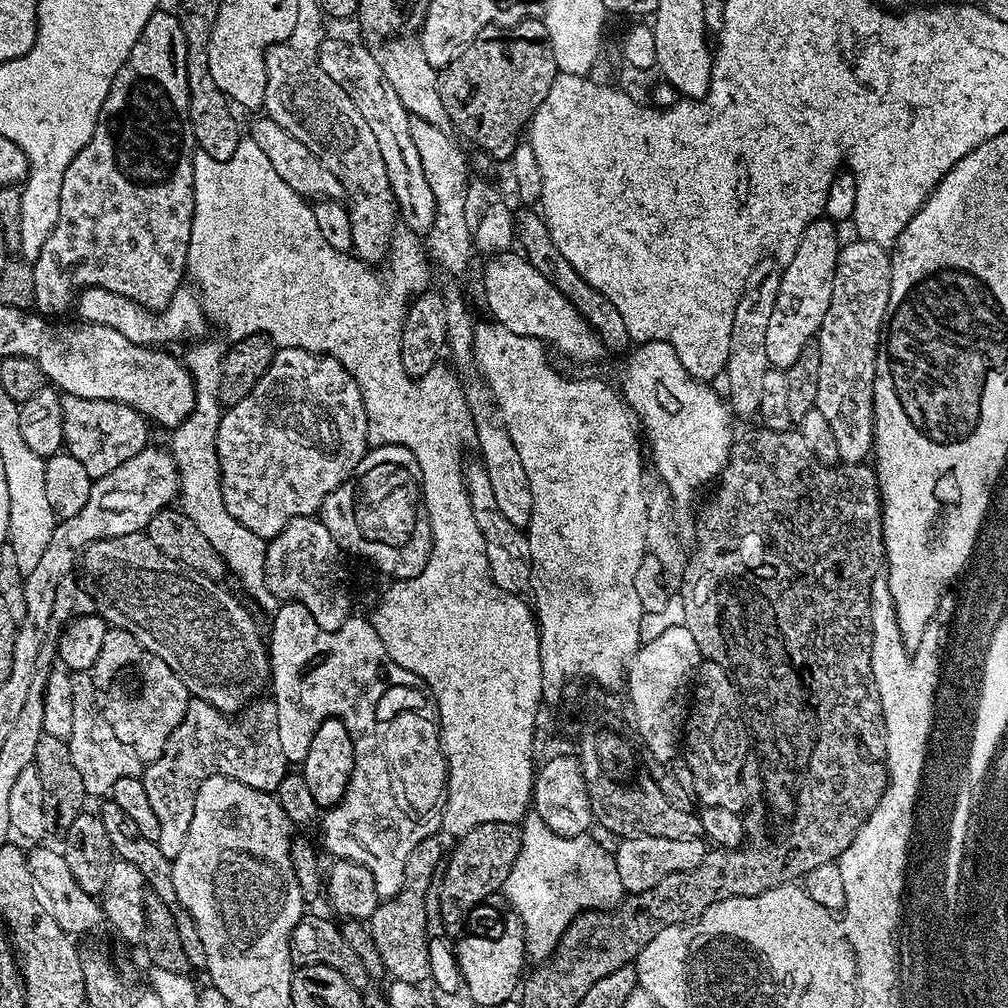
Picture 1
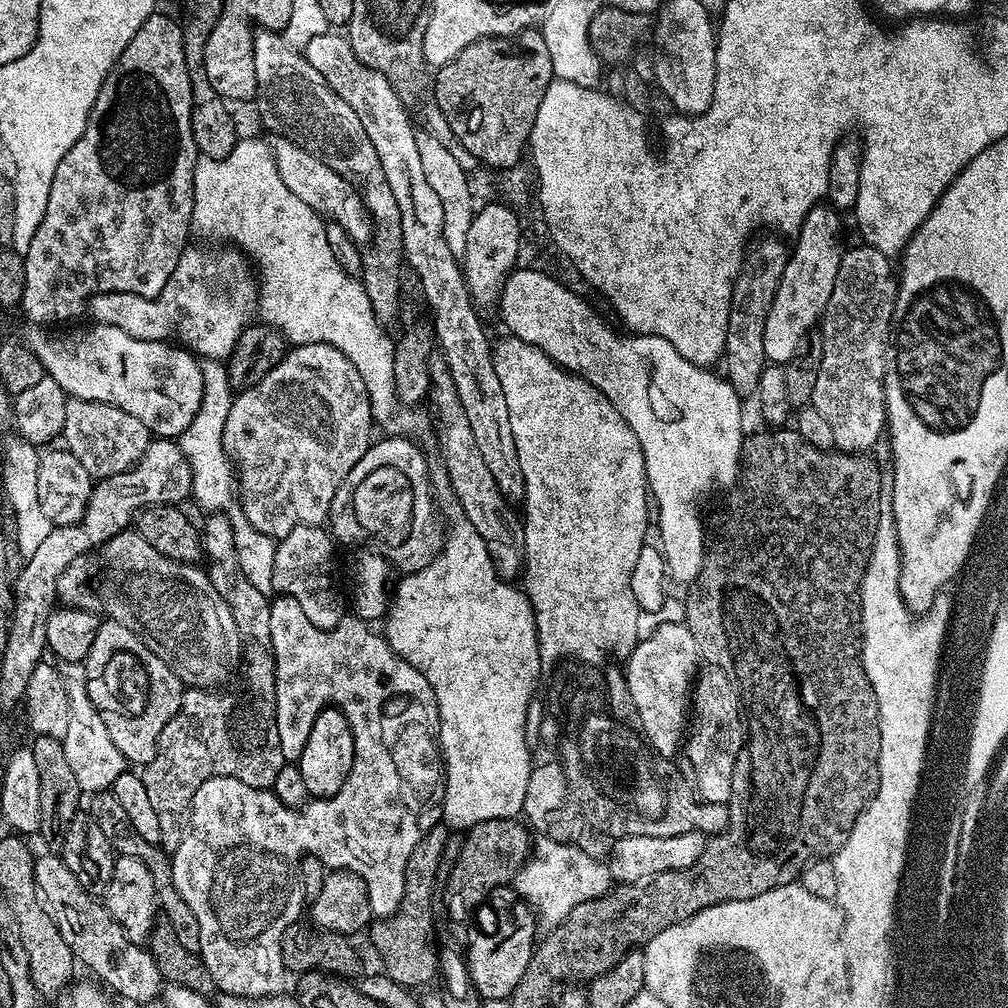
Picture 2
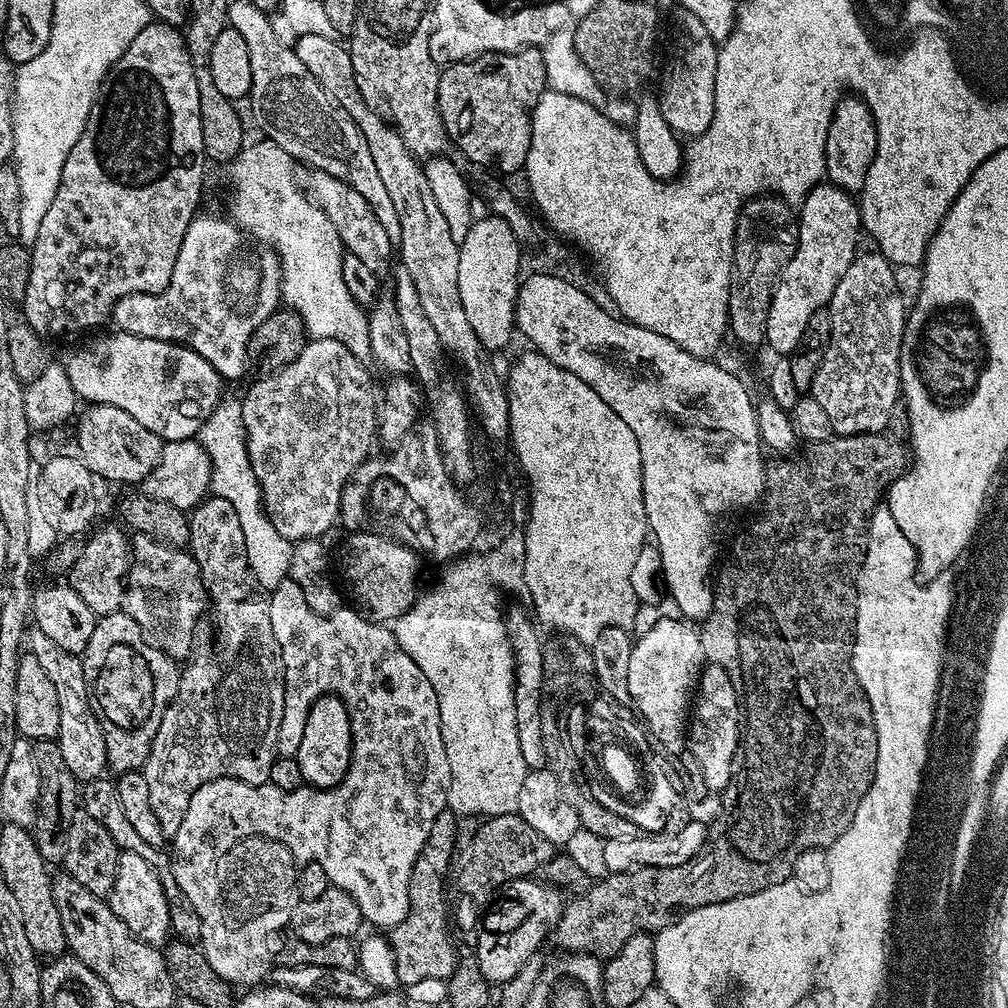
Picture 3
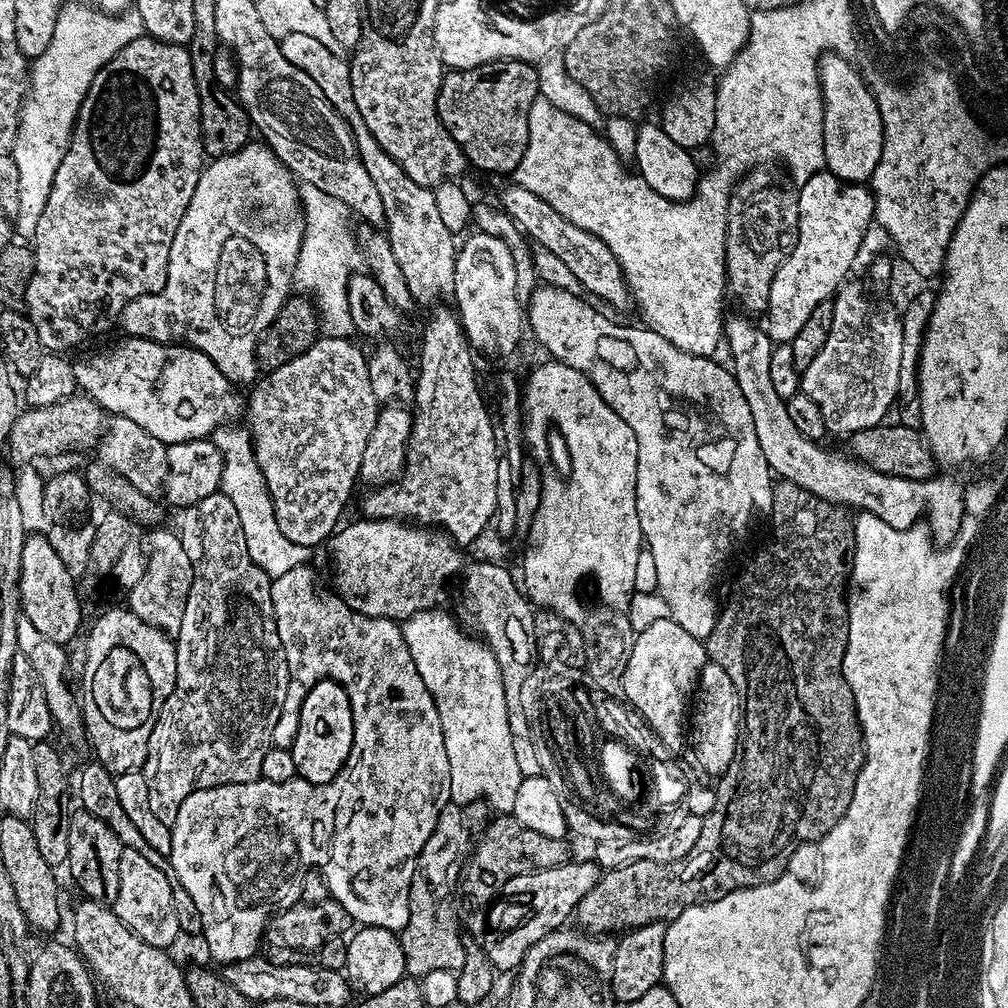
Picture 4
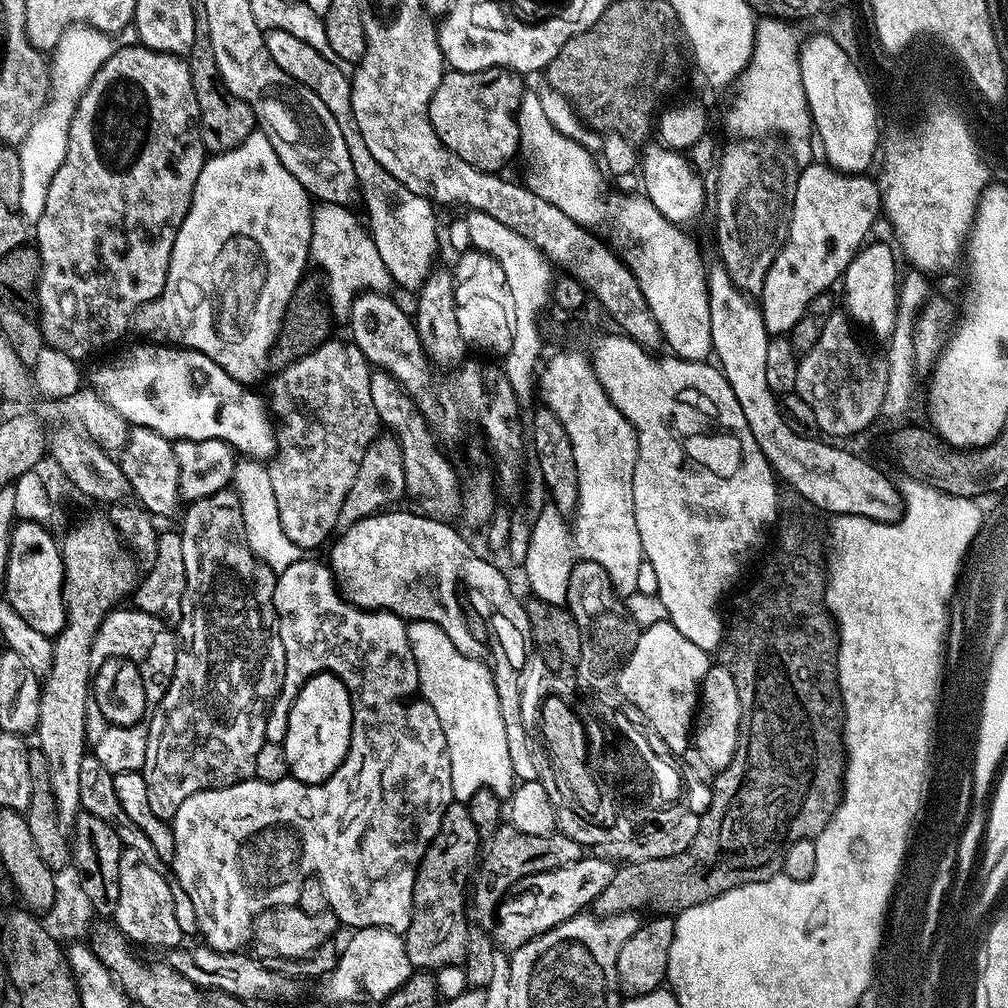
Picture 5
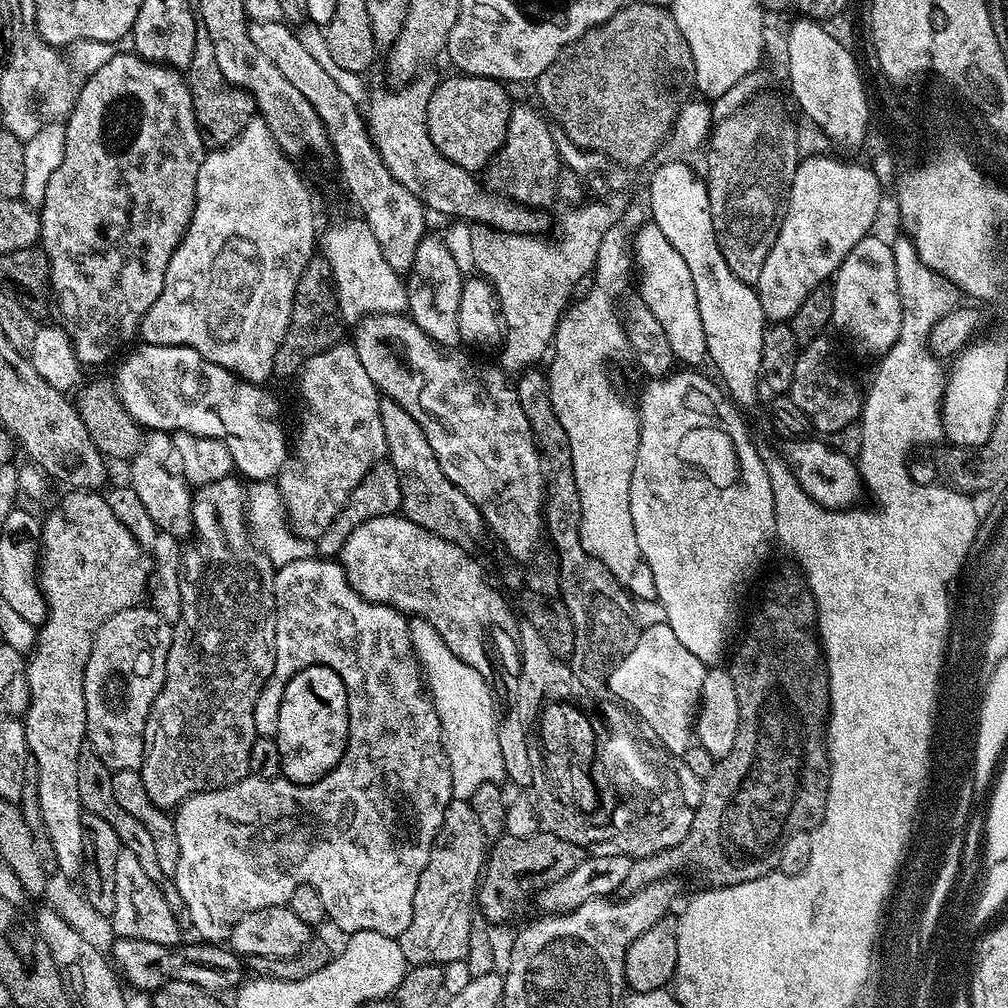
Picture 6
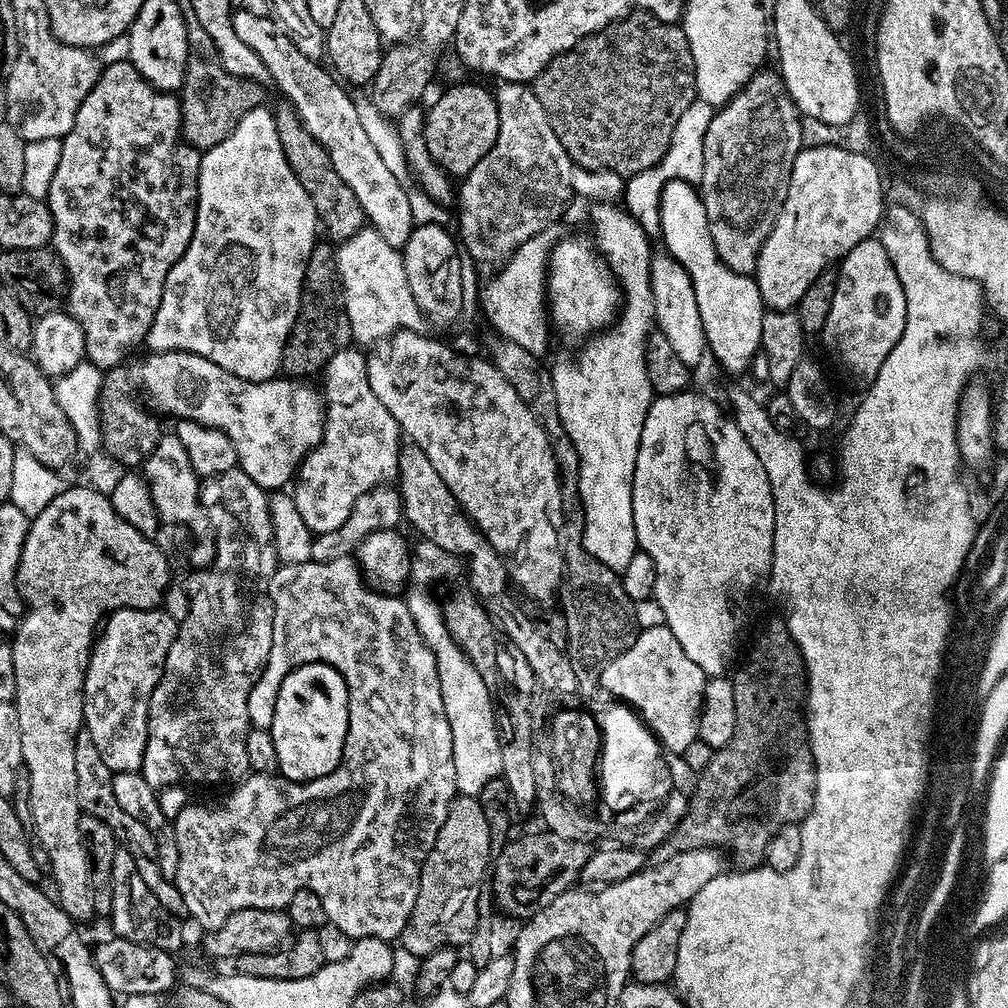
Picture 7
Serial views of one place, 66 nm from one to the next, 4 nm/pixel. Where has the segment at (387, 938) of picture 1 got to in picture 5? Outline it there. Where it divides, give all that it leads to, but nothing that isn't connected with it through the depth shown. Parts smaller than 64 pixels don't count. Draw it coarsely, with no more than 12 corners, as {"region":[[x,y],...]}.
{"region":[[449,804],[414,878],[413,969],[463,965],[482,841]]}

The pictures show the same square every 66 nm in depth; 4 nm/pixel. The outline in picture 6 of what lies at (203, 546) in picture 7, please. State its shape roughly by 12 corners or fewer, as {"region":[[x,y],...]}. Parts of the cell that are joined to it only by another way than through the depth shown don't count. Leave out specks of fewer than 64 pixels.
{"region":[[149,431],[130,486],[157,529],[191,537],[193,489],[166,432]]}

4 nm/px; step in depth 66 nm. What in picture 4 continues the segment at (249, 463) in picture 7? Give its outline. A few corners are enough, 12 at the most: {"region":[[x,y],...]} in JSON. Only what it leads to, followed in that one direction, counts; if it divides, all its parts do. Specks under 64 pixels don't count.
{"region":[[128,336],[73,363],[76,387],[164,445],[236,412],[206,354]]}

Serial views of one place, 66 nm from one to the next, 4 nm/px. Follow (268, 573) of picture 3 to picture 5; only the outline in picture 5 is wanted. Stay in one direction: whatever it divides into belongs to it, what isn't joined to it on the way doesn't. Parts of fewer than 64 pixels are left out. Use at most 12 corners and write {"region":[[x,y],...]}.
{"region":[[267,467],[232,474],[250,550],[277,574],[306,552],[286,538]]}

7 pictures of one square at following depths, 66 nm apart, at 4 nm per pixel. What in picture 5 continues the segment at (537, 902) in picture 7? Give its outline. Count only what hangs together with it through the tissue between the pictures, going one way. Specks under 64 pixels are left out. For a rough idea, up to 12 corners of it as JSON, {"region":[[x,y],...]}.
{"region":[[502,826],[483,845],[470,912],[493,923],[522,878],[579,860],[557,830]]}

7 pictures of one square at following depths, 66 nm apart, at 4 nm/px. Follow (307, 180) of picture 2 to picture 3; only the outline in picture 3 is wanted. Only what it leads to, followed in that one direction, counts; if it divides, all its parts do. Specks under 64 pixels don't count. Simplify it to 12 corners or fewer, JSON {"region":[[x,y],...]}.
{"region":[[309,171],[306,192],[344,252],[374,273],[394,242],[352,186]]}

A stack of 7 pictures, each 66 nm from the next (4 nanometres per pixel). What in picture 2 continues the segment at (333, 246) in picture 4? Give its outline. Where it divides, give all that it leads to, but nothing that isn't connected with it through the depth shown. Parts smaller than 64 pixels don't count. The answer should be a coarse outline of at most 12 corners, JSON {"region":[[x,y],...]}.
{"region":[[267,139],[197,159],[192,226],[258,265],[259,319],[329,344],[412,438],[394,340]]}

